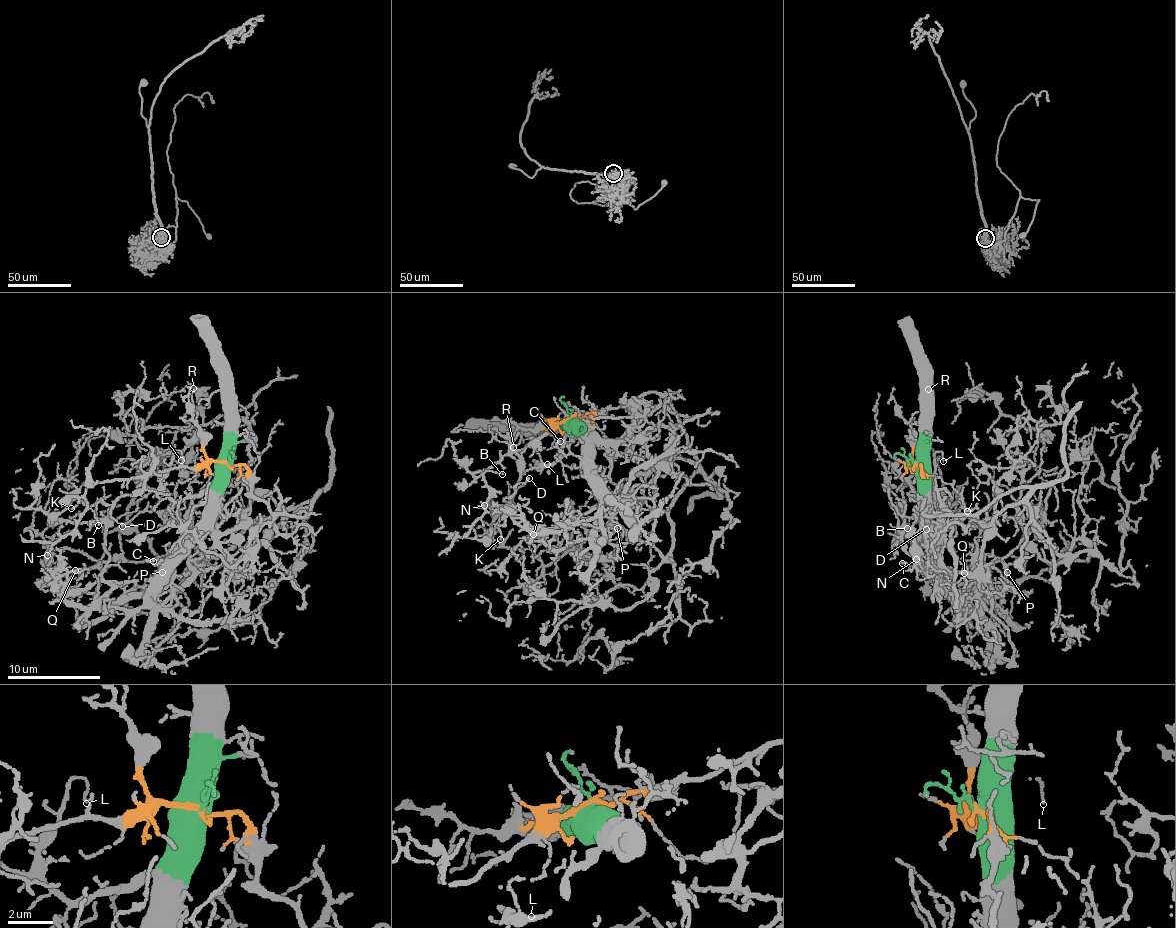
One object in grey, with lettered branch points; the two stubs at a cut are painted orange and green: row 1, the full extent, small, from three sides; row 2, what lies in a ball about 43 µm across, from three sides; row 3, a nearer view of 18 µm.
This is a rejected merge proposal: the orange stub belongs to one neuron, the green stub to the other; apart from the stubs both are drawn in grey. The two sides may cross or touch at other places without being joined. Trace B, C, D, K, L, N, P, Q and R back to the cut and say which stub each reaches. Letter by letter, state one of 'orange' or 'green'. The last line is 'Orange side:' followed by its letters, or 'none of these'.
B: orange
C: green
D: orange
K: orange
L: green
N: orange
P: green
Q: green
R: orange
Orange side: B, D, K, N, R

